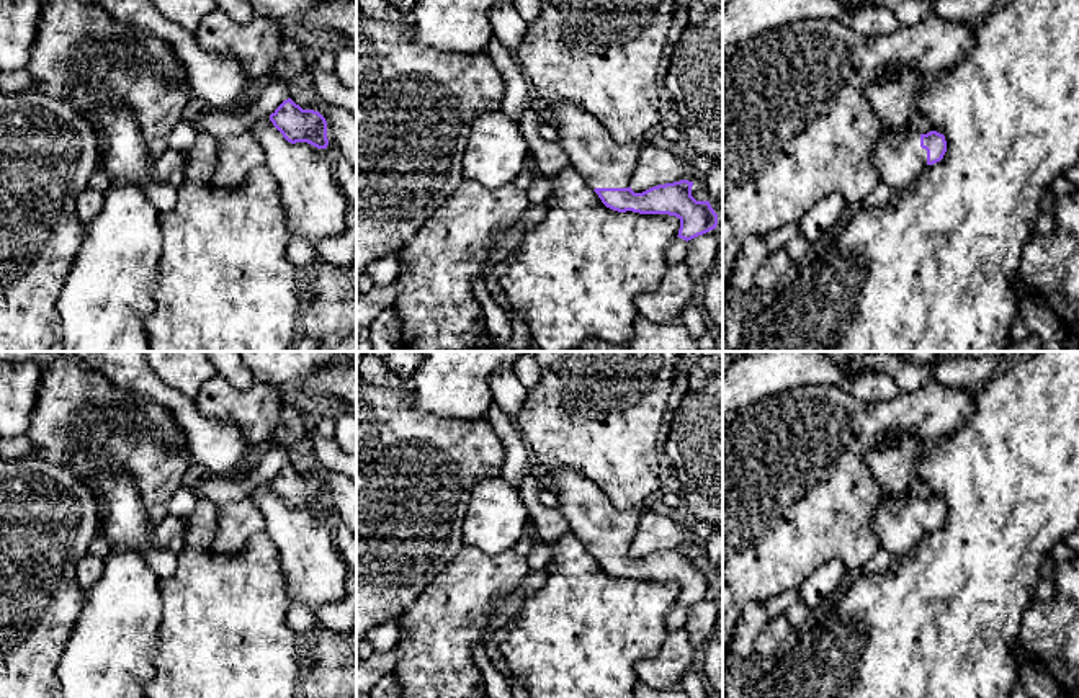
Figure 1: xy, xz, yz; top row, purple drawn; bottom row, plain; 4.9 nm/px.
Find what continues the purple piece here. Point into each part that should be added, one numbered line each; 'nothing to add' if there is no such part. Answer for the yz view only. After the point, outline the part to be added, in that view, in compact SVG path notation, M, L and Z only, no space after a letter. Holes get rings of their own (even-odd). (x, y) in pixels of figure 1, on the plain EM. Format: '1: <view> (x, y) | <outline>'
1: yz (899, 525) | M883 495L871 528L881 549L902 557L927 535L927 517L920 513L920 500Z

